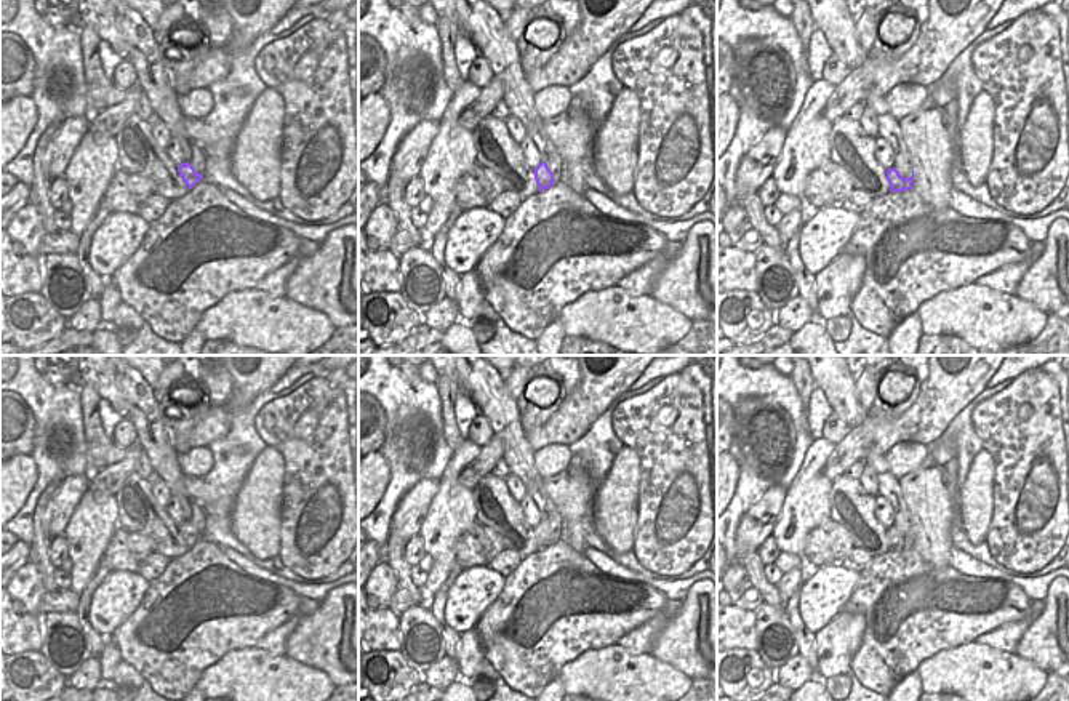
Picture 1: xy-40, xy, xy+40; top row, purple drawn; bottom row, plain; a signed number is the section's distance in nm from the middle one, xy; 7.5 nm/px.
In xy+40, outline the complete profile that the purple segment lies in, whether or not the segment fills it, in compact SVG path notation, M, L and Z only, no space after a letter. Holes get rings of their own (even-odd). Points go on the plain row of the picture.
M896 527L887 528L887 539L891 551L911 549L914 543L914 528L911 536L903 536Z

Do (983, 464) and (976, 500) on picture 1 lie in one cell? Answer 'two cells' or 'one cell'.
one cell

